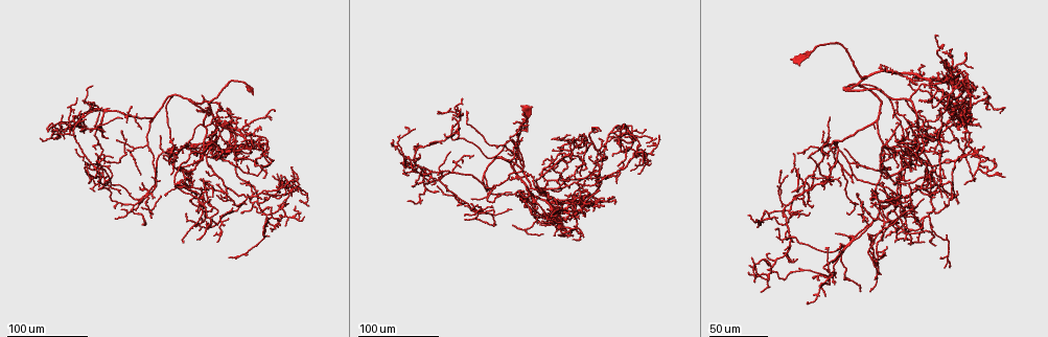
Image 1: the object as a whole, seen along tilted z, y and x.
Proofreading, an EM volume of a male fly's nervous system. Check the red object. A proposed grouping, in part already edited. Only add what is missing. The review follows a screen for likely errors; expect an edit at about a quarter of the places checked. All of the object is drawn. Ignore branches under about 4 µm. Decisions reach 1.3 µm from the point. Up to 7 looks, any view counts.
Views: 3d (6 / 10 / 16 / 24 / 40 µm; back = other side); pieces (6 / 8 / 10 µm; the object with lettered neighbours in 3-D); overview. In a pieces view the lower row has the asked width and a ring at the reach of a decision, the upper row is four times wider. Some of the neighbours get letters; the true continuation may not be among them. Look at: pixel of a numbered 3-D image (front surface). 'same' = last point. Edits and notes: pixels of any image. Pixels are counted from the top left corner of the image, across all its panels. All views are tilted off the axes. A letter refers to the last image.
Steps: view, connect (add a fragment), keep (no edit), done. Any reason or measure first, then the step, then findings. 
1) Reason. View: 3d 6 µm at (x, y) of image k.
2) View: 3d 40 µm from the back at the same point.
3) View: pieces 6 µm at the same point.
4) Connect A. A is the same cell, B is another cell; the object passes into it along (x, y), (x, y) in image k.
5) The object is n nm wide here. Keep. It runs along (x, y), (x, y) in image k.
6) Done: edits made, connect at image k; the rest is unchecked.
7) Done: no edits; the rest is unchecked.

Free end. View: 3d 40 µm at (584, 236) of image 1.

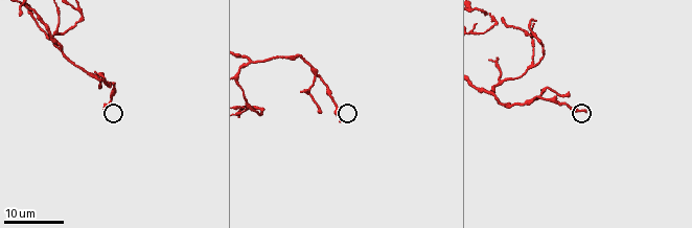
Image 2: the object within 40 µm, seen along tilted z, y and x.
See the neighbours. View: pieces 10 µm at (105, 110) of image 2.

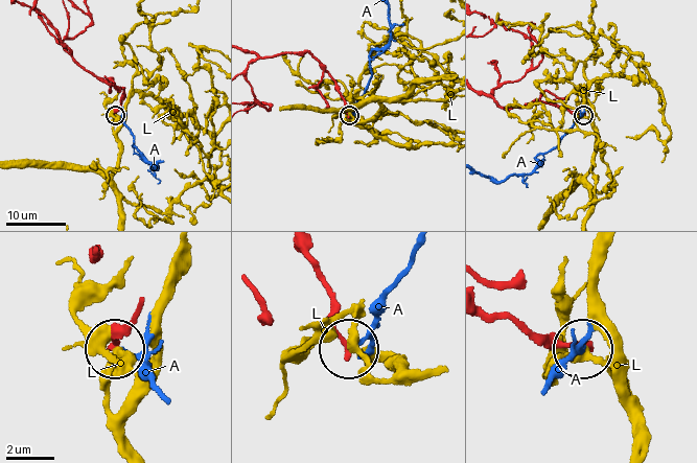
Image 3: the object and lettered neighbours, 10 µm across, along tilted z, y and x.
Keep. A and L are other cells; it runs along (292, 52), (308, 52), (324, 65), (347, 115) in image 3; no lettered fragment goes on from it.

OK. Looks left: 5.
Thick end. View: 3d 40 µm at (954, 109) of image 1.

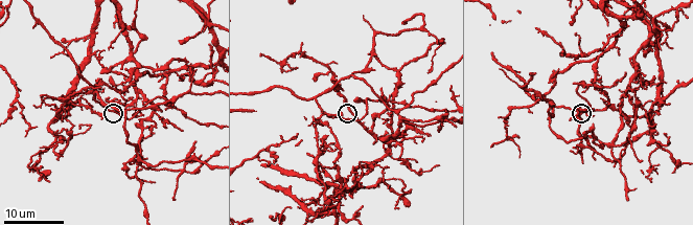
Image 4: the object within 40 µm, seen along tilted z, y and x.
View: pieces 10 µm at (342, 112) of image 4.

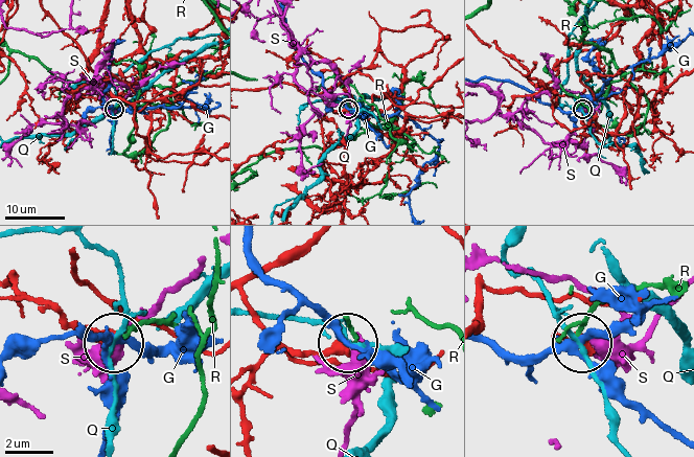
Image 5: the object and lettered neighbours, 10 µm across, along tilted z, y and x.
Keep. G, Q, R and S are other cells; no lettered fragment goes on from it.

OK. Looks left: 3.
An open end. View: 3d 24 µm at (890, 129) of image 1.

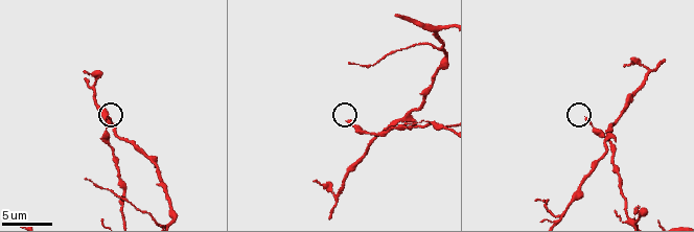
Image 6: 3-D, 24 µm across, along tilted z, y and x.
What lies round it. View: pieces 6 µm at (109, 122) of image 6.

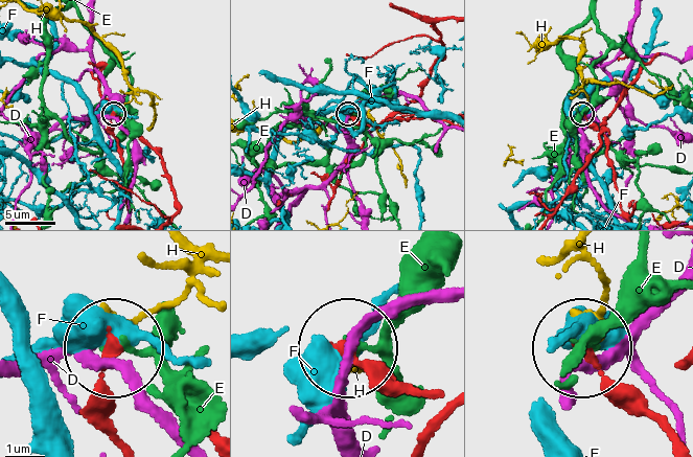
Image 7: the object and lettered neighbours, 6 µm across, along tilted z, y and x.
Keep. D, E, F and H are other cells; it runs along (411, 390), (353, 353) in image 7; none of them fits.

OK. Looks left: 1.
Done: no edits; the rest is unchecked.

